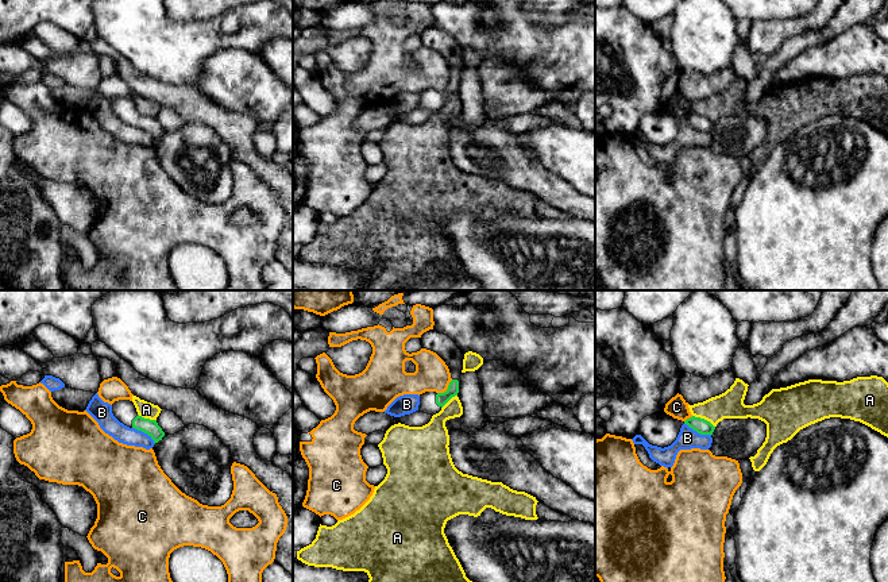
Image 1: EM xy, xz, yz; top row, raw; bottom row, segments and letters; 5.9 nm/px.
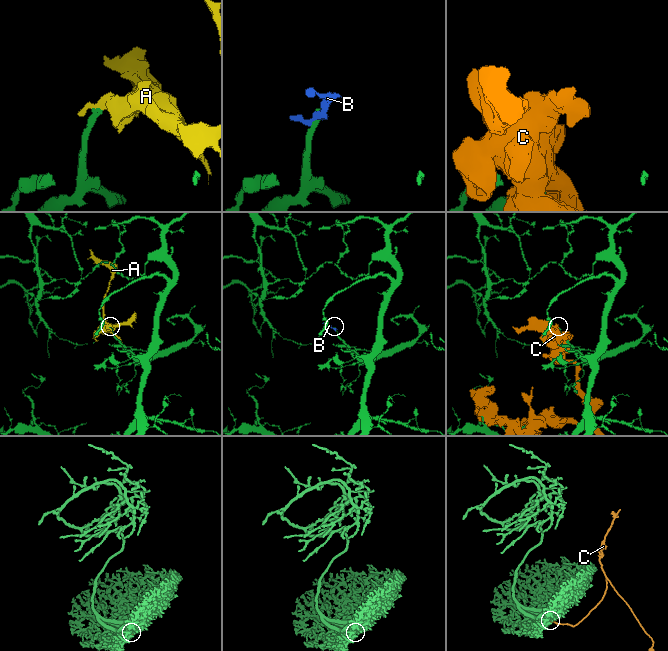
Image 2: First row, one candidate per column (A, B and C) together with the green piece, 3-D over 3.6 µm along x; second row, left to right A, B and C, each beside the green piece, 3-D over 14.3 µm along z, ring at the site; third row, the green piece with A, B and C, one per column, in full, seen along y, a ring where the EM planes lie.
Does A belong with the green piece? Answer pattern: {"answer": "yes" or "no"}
{"answer": "no"}

